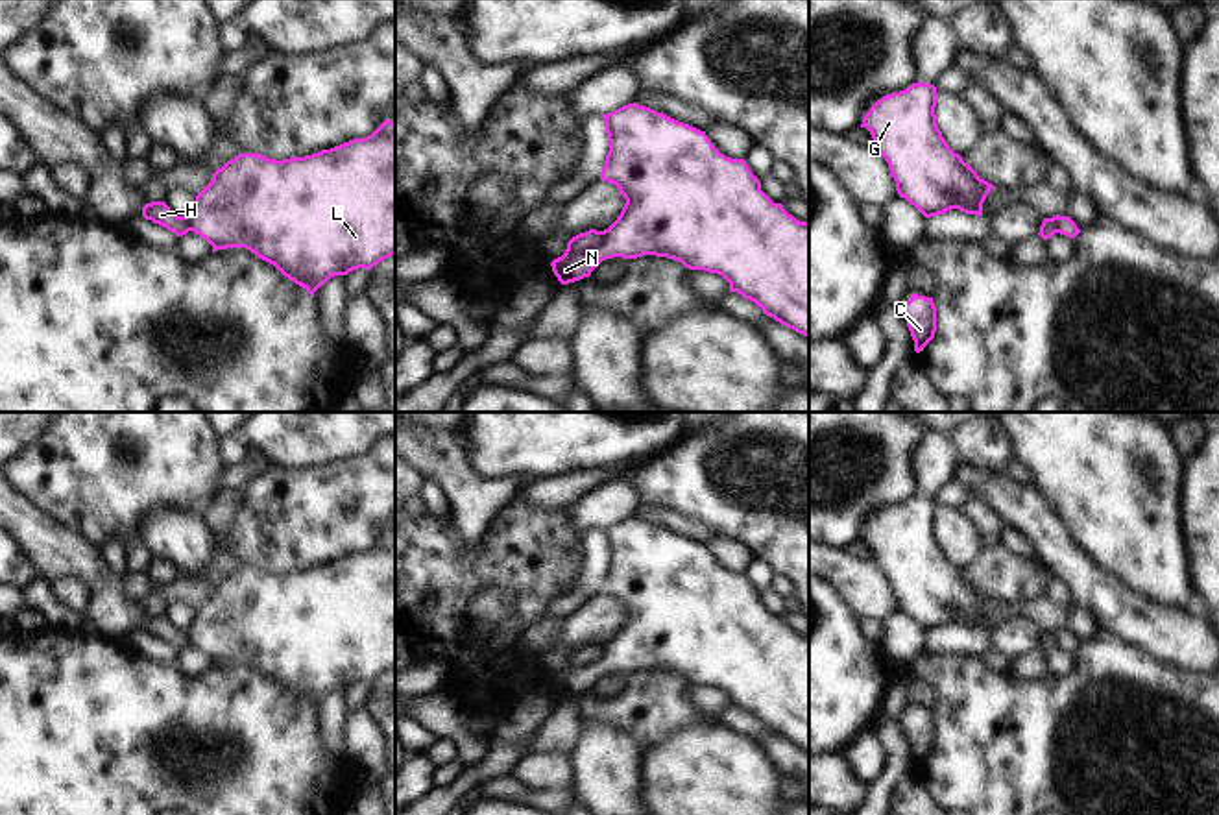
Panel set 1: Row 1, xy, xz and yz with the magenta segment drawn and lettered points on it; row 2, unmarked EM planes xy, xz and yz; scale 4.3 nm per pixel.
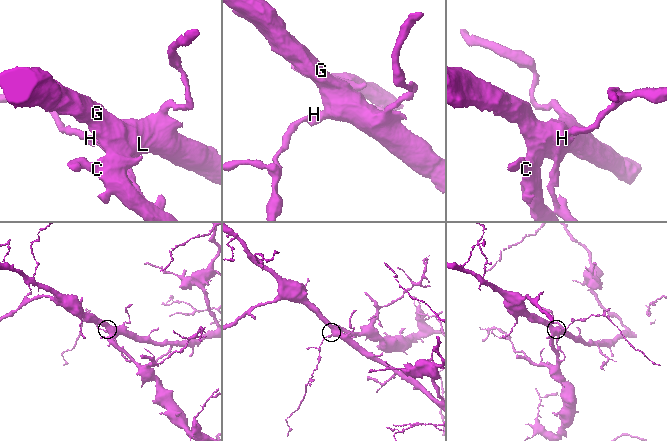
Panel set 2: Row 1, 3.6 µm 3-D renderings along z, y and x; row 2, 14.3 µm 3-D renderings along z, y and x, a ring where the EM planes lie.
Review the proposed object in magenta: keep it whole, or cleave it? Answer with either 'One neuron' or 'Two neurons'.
Two neurons.

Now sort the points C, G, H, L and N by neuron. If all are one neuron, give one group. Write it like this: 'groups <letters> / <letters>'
groups C G L N / H

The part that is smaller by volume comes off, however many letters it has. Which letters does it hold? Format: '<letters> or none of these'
H.

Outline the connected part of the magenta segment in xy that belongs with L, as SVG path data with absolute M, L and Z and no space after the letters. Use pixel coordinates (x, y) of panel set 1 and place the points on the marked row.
M384 120L364 139L305 157L275 161L260 153L238 153L212 174L185 222L214 249L246 248L310 296L334 275L371 270L395 255L395 122Z

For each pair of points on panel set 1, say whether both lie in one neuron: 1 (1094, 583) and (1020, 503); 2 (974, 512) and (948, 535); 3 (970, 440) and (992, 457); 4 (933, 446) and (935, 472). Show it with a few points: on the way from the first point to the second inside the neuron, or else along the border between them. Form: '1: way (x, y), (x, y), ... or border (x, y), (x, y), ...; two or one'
1: way (1074, 562), (1040, 523); one
2: border (959, 509), (989, 544); two
3: way (976, 440), (987, 451); one
4: way (935, 451), (935, 466); one

